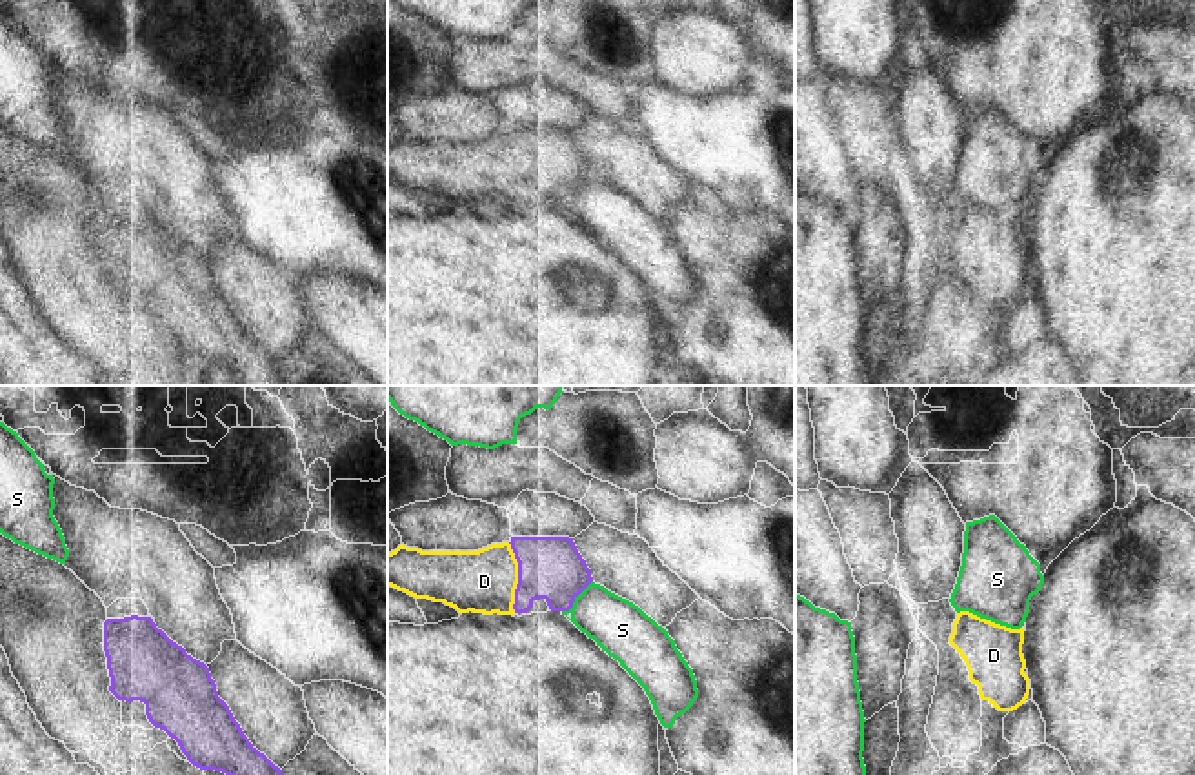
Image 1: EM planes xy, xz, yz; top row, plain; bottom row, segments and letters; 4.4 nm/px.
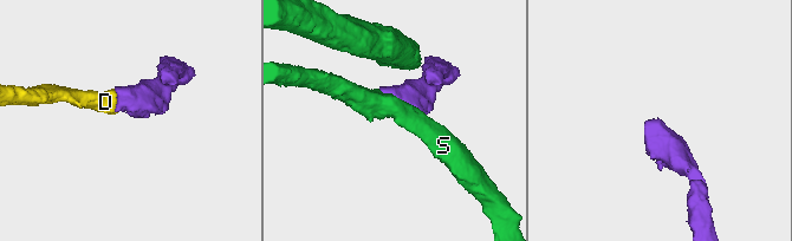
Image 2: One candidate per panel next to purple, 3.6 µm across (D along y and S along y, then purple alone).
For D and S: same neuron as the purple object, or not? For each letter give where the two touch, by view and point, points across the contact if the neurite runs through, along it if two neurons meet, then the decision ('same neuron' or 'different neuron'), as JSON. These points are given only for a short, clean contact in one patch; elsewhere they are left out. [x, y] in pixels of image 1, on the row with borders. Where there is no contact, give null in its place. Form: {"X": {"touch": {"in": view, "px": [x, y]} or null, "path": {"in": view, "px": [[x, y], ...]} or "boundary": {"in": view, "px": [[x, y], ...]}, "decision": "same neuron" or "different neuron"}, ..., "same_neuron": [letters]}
{"D": {"touch": {"in": "xz", "px": [519, 577]}, "decision": "same neuron"}, "S": {"touch": {"in": "xz", "px": [573, 599]}, "decision": "different neuron"}, "same_neuron": ["D"]}

